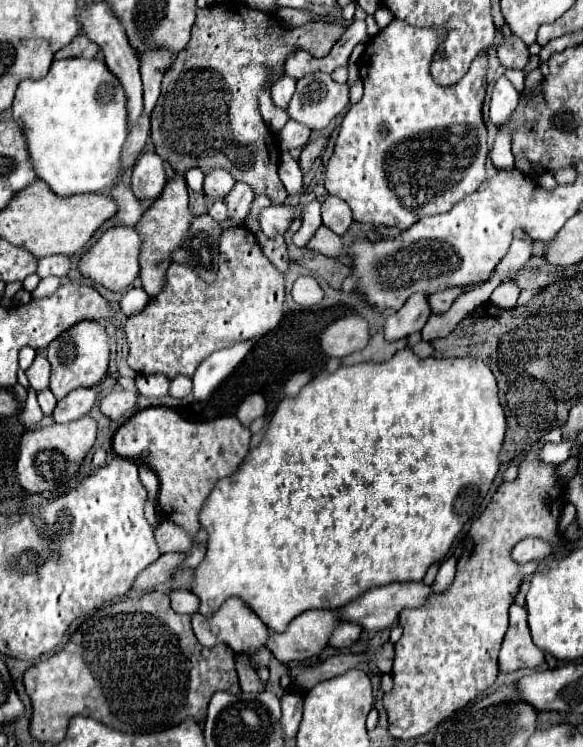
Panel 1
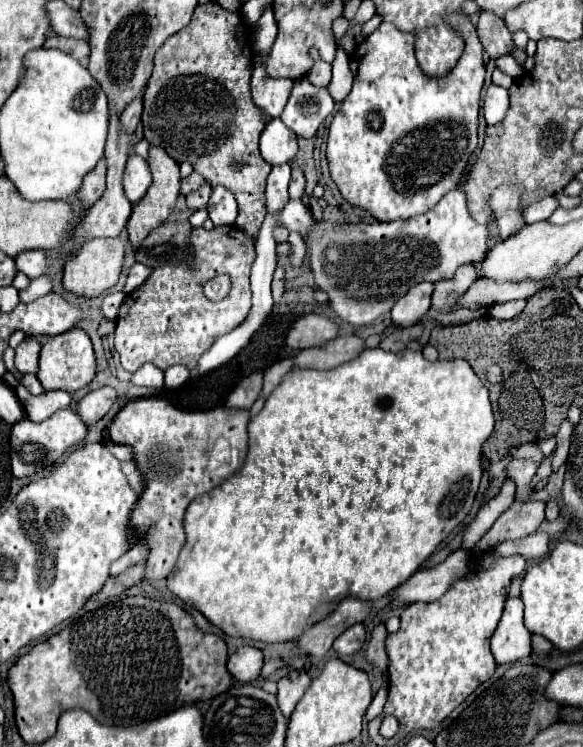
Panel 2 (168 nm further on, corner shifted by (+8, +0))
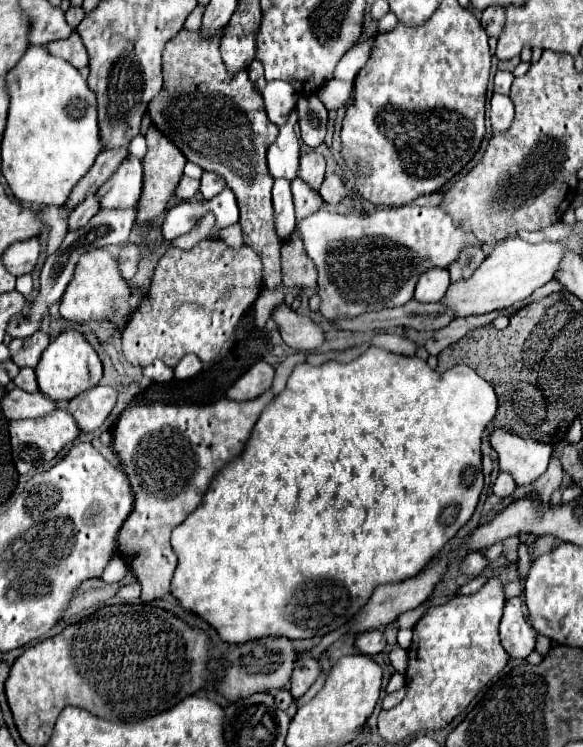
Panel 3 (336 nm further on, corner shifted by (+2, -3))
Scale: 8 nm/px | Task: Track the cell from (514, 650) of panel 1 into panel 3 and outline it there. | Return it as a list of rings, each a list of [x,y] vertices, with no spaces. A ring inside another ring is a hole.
[[[518,597],[506,599],[504,615],[500,621],[500,639],[508,655],[514,659],[526,659],[534,651],[534,631],[522,615],[522,601]]]

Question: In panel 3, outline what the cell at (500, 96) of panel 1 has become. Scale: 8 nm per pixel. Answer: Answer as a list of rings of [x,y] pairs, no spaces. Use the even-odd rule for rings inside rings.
[[[494,93],[492,95],[492,101],[490,101],[490,121],[492,121],[492,129],[496,133],[504,133],[512,125],[512,119],[514,119],[512,99],[506,97],[506,95]]]

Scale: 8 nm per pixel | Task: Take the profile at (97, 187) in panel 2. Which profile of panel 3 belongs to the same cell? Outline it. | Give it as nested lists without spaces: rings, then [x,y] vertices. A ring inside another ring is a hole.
[[[90,195],[84,203],[80,203],[80,205],[70,213],[70,217],[68,217],[68,229],[70,229],[70,231],[82,229],[98,211],[100,211],[98,195]]]

